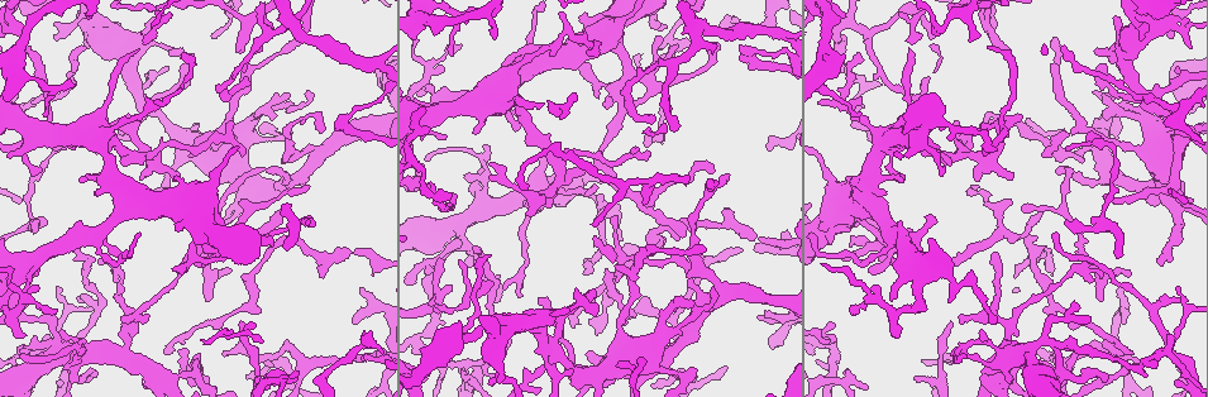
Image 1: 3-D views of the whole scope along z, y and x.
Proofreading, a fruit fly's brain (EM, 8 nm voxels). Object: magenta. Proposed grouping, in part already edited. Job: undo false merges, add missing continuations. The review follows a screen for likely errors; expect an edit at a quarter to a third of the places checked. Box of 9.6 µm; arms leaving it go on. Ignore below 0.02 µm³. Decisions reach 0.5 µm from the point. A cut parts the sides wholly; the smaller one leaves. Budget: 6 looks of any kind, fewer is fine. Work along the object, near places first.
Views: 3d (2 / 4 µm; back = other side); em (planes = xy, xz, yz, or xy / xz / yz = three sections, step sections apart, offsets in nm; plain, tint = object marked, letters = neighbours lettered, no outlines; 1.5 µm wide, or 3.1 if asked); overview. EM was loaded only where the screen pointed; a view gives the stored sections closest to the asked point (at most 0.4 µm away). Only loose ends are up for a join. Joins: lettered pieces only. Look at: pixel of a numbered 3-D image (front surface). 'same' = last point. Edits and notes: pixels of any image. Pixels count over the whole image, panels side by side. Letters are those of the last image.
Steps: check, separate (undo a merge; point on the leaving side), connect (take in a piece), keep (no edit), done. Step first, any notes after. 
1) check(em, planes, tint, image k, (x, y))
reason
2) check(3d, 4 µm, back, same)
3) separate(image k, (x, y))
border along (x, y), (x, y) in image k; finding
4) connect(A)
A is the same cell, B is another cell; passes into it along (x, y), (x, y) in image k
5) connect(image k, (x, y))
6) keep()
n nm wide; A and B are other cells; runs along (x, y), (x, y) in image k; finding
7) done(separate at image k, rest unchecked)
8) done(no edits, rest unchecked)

check(3d, 2 µm, image 1, (1182, 27))

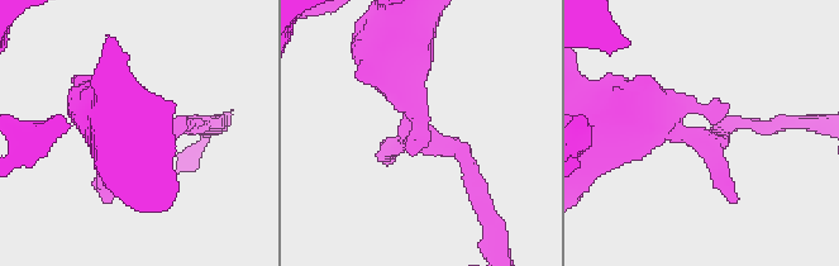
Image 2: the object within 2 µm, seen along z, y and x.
check(em, yz, step 4, tint, image 2, (701, 127))

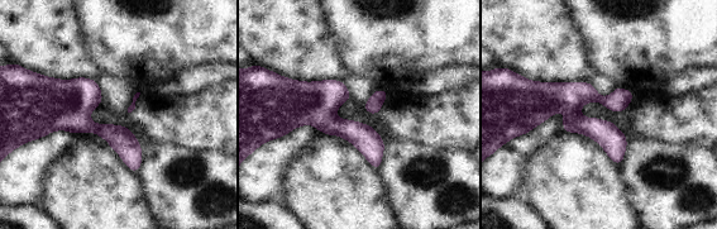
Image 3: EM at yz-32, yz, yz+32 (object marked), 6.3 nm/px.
check(em, yz, step 4, letters, same)
what lies round it

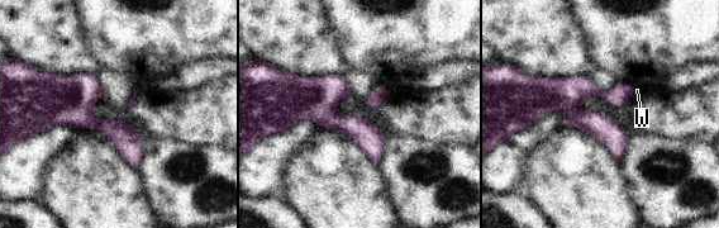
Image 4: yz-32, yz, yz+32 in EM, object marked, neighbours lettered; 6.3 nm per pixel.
keep()
W touches over 50 nm; W is another cell; continuous, no second cell

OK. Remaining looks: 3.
check(3d, 4 µm, image 1, (1181, 181))
stops while still wide

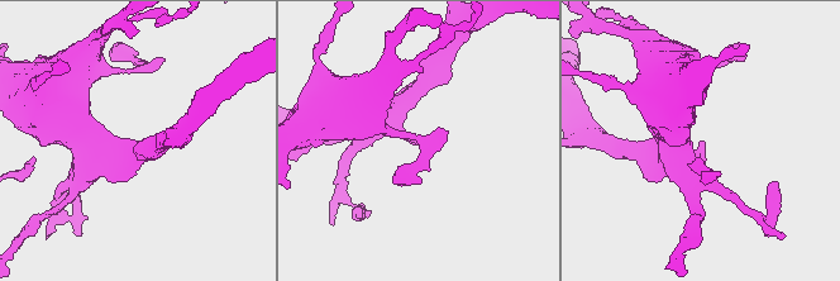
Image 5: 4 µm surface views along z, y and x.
check(em, planes, tint, image 5, (700, 141))
need the tissue

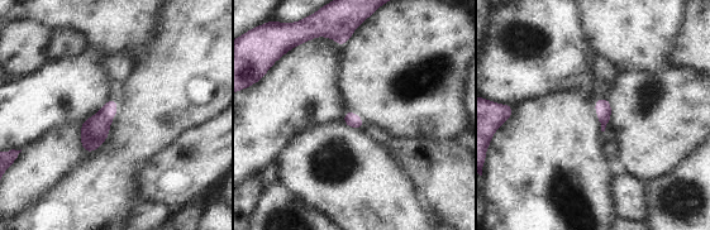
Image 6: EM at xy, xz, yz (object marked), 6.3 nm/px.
check(em, planes, letters, same)
what lies round it

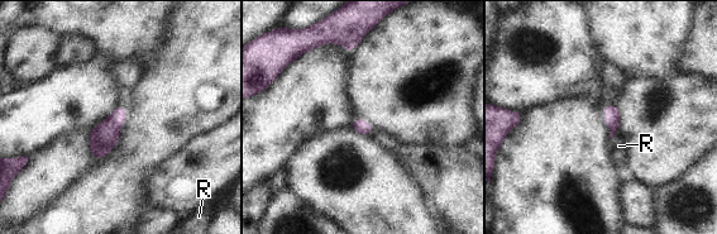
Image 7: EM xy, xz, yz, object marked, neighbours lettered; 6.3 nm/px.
connect(R)
R is the same cell; passes into it along (611, 113), (613, 133), (618, 146) in image 7; the cell continues

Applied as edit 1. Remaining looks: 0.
done(connect at image 7, rest unchecked)

